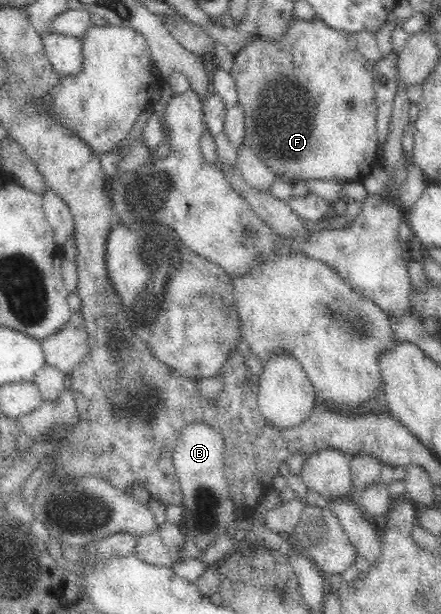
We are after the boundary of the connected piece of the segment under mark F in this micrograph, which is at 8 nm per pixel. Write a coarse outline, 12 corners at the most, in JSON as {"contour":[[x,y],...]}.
{"contour":[[293,16],[236,51],[244,144],[361,182],[379,145],[354,34]]}

